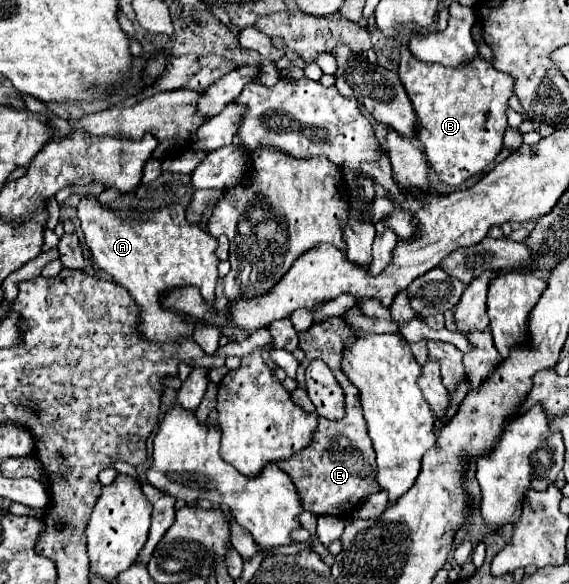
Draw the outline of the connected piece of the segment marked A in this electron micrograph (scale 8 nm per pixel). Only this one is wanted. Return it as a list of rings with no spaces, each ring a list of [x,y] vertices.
[[[82,198],[78,204],[78,218],[82,222],[82,232],[86,244],[92,250],[94,260],[102,270],[106,270],[116,284],[124,286],[132,300],[136,302],[140,316],[134,330],[152,344],[176,344],[192,336],[202,328],[200,320],[178,314],[176,310],[164,308],[166,292],[196,286],[204,302],[212,308],[216,298],[218,282],[218,258],[214,254],[218,242],[214,236],[204,232],[196,224],[188,224],[184,218],[184,208],[172,204],[156,210],[146,222],[128,222],[116,218],[110,210],[102,208],[96,198]]]

